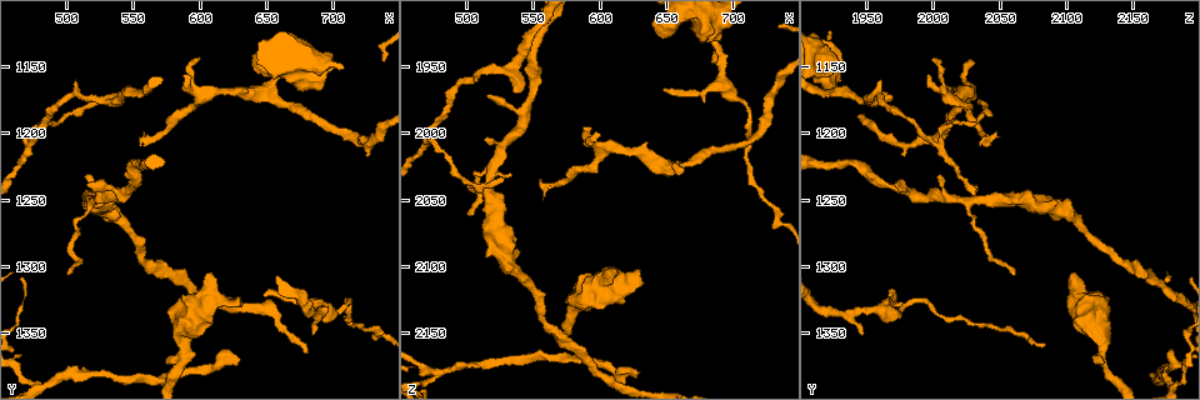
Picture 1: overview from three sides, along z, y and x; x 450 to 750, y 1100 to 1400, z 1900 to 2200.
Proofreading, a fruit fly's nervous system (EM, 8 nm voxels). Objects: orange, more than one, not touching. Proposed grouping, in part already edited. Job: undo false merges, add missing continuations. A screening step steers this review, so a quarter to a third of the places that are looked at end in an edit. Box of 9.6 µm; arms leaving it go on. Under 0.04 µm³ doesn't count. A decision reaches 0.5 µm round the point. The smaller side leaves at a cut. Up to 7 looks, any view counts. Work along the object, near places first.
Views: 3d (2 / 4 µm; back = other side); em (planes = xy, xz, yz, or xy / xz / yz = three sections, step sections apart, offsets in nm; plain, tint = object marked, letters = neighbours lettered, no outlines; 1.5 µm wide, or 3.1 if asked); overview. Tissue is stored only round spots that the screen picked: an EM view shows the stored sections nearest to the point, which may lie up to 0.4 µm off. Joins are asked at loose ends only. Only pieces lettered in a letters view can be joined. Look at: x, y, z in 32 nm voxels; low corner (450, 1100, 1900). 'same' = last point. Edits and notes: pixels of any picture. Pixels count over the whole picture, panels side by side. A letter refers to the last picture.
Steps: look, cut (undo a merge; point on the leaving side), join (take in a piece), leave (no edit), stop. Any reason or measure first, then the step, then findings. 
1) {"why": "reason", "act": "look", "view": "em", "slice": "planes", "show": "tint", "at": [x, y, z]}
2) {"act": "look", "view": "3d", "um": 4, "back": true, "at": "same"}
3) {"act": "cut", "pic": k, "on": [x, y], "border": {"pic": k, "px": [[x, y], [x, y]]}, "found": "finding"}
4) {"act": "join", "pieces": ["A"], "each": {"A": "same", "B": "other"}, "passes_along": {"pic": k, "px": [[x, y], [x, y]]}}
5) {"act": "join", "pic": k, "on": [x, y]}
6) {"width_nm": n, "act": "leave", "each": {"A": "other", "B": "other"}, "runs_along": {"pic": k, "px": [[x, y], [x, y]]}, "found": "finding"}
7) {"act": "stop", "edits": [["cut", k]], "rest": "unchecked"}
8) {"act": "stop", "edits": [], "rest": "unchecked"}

{"why": "stops while still wide", "act": "look", "view": "3d", "um": 2, "at": [650, 1160, 1922]}

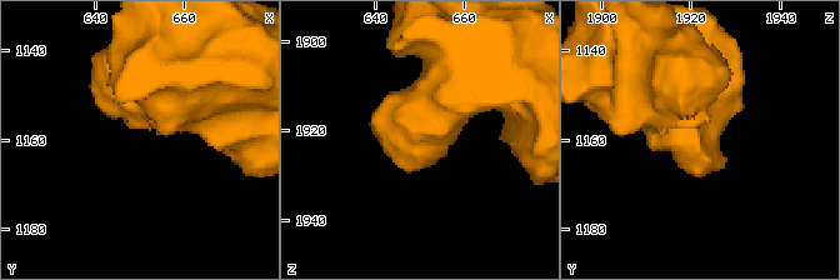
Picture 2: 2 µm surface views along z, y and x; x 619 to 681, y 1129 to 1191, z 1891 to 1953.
{"act": "look", "view": "em", "slice": "xz", "step": 8, "show": "letters", "at": [650, 1158, 1921]}

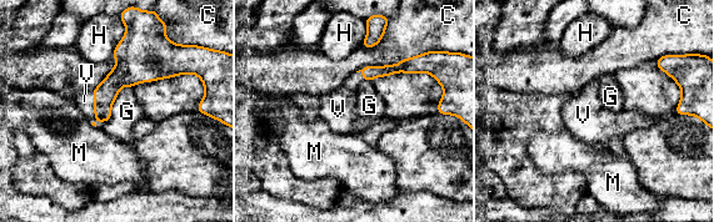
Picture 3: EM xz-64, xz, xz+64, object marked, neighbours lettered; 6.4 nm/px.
{"act": "look", "view": "em", "slice": "planes", "show": "letters", "at": "same"}

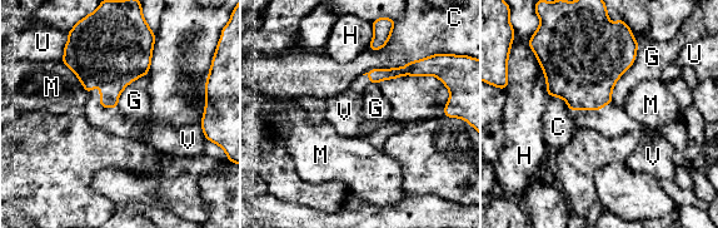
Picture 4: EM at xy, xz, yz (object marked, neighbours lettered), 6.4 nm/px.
{"act": "join", "pieces": ["V"], "each": {"C": "other", "G": "other", "H": "other", "M": "other", "U": "other", "V": "same"}, "found": "the neuron continues"}

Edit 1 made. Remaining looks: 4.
{"act": "look", "view": "em", "slice": "planes", "show": "letters", "at": [586, 1158, 1994]}

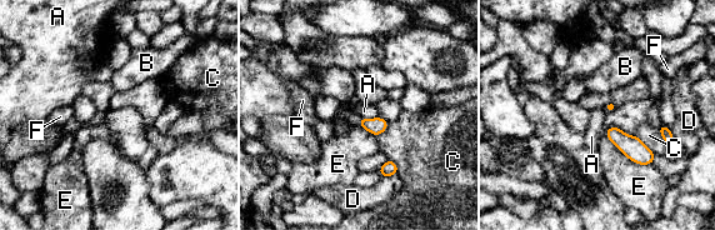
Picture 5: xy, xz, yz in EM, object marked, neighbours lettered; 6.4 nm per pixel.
{"act": "leave", "each": {"A": "other", "B": "other", "C": "other", "D": "other", "E": "other", "F": "other"}, "border": {"pic": 5, "px": [[636, 136], [654, 155]]}, "found": "no lettered piece goes on from it"}

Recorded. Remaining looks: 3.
{"why": "redraw", "act": "look", "view": "overview"}

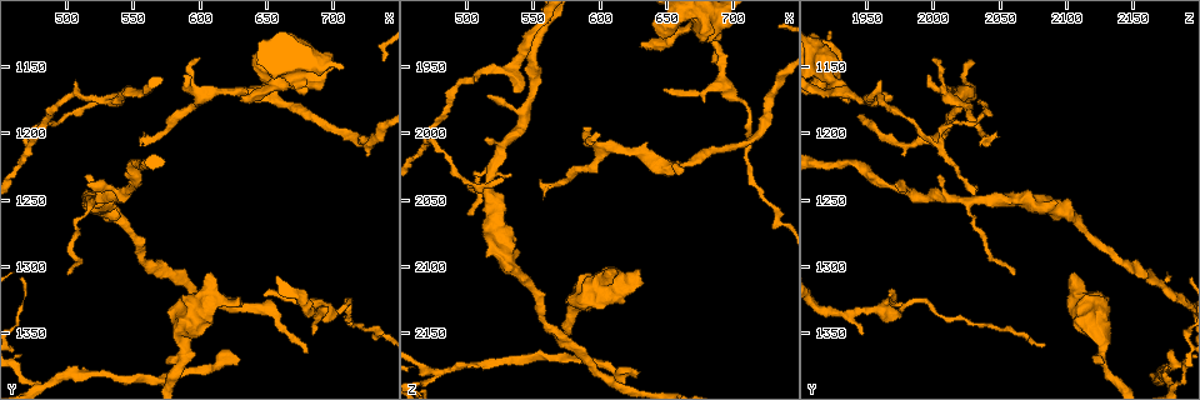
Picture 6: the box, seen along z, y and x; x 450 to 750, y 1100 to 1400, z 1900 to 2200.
{"why": "an open end", "act": "look", "view": "em", "slice": "yz", "step": 8, "show": "letters", "at": [628, 1324, 2104]}

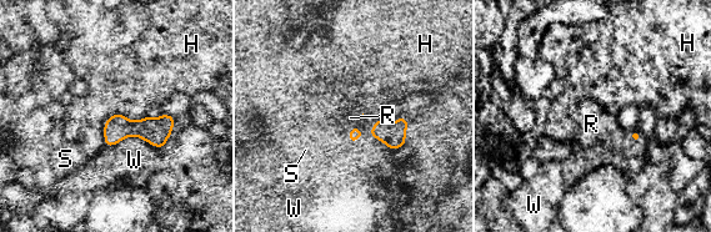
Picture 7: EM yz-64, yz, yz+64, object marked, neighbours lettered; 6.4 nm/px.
{"why": "cut it another way", "act": "look", "view": "em", "slice": "planes", "show": "letters", "at": "same"}

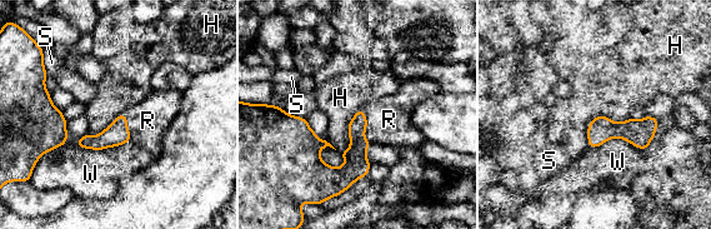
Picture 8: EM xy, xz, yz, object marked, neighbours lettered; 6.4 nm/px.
{"act": "join", "pieces": ["R"], "each": {"H": "other", "R": "same", "S": "other", "W": "other"}, "found": "the neuron continues"}

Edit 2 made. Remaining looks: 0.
{"act": "stop", "edits": [["join", 4], ["join", 8]], "rest": "unchecked"}

